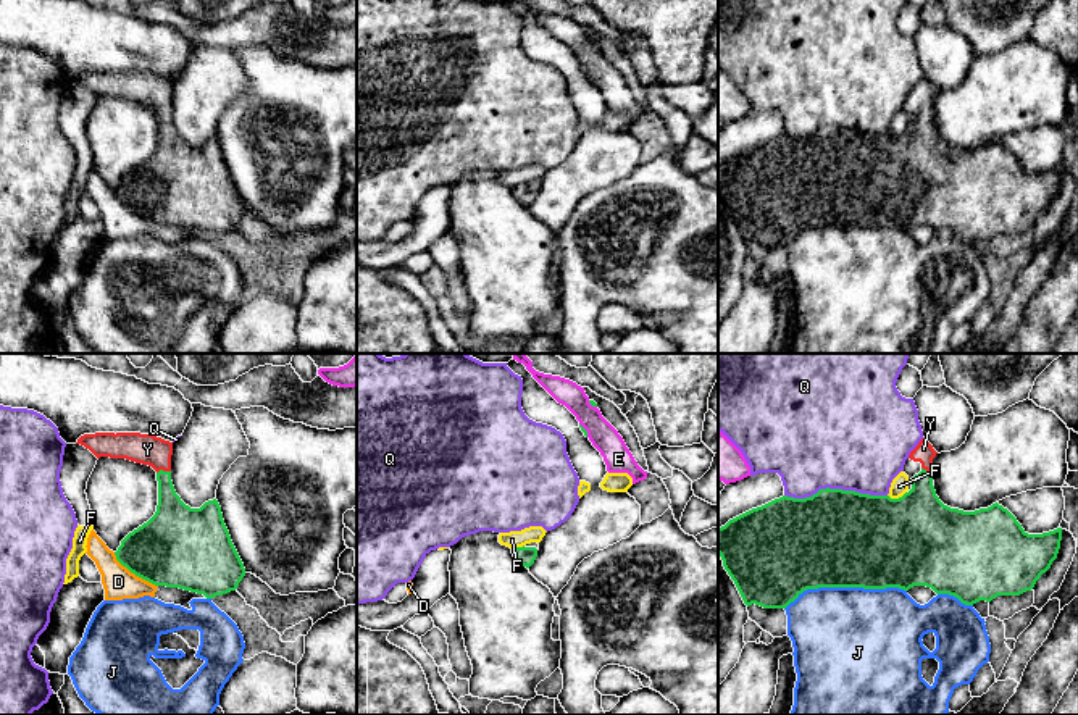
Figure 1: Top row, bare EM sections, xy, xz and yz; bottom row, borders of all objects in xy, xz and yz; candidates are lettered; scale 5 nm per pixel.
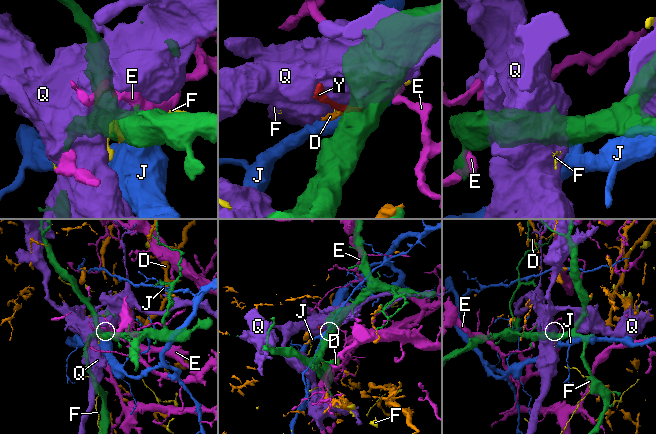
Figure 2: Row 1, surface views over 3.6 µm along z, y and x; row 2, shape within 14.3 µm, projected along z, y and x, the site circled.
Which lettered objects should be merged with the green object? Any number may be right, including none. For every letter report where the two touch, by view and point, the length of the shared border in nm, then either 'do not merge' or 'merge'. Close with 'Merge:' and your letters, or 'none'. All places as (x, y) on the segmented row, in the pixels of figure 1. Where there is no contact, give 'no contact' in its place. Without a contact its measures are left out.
D: xy (134, 573) | 280 nm | do not merge
E: xz (584, 430) | 80 nm | do not merge
F: yz (896, 499) | 100 nm | do not merge
J: yz (844, 586) | 600 nm | do not merge
Q: yz (835, 489) | 500 nm | do not merge
Y: xy (162, 470) | 70 nm | merge
Merge: Y

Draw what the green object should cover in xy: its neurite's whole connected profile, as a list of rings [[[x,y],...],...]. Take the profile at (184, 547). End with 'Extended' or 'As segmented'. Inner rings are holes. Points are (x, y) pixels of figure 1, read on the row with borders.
[[[140,433],[84,434],[76,444],[97,458],[126,458],[157,471],[155,515],[129,533],[116,560],[136,576],[166,587],[203,594],[207,599],[236,591],[245,576],[216,499],[190,508],[171,481],[173,442]]]. Extended

